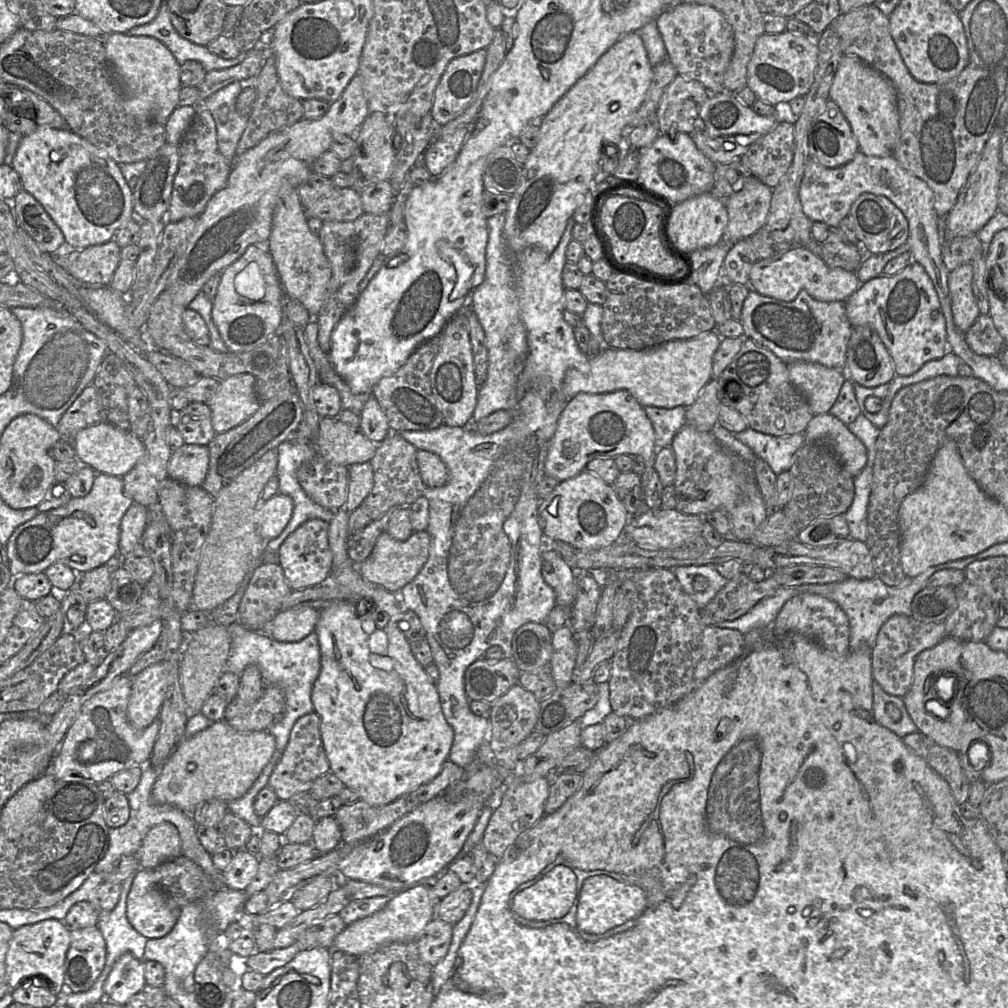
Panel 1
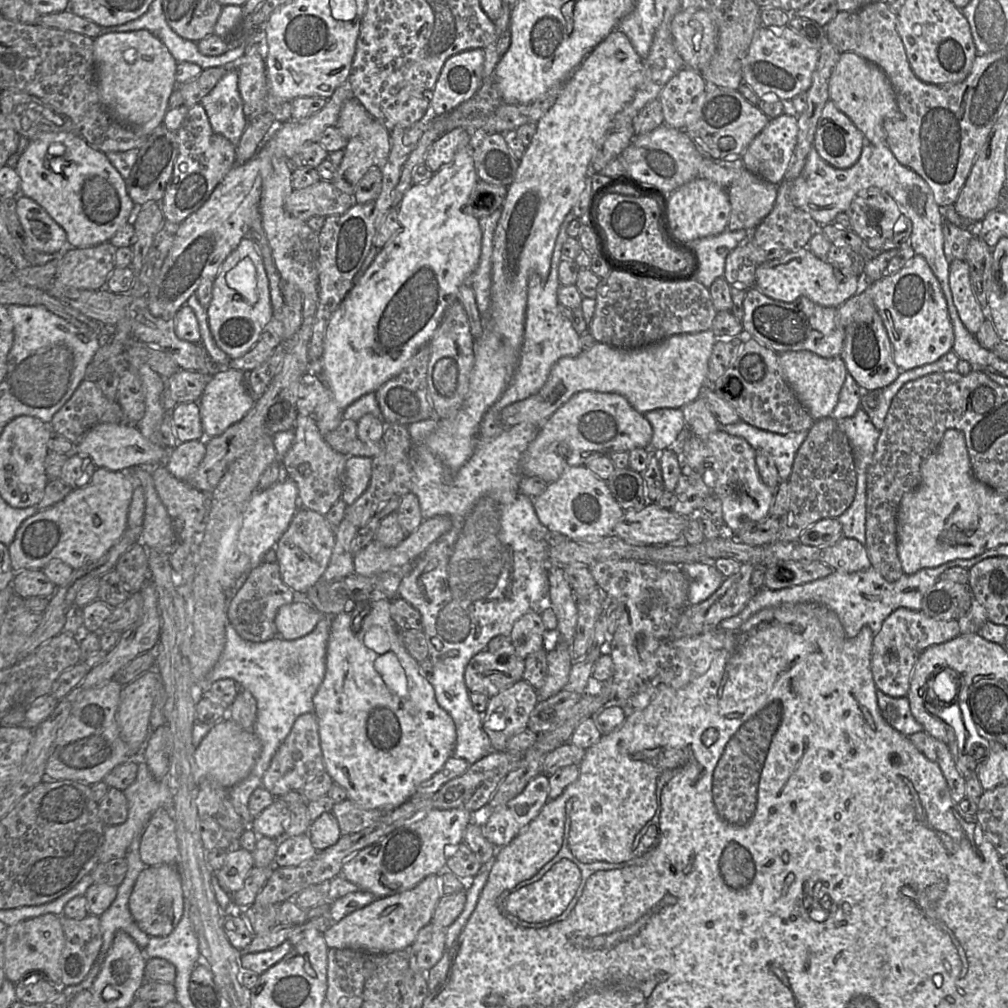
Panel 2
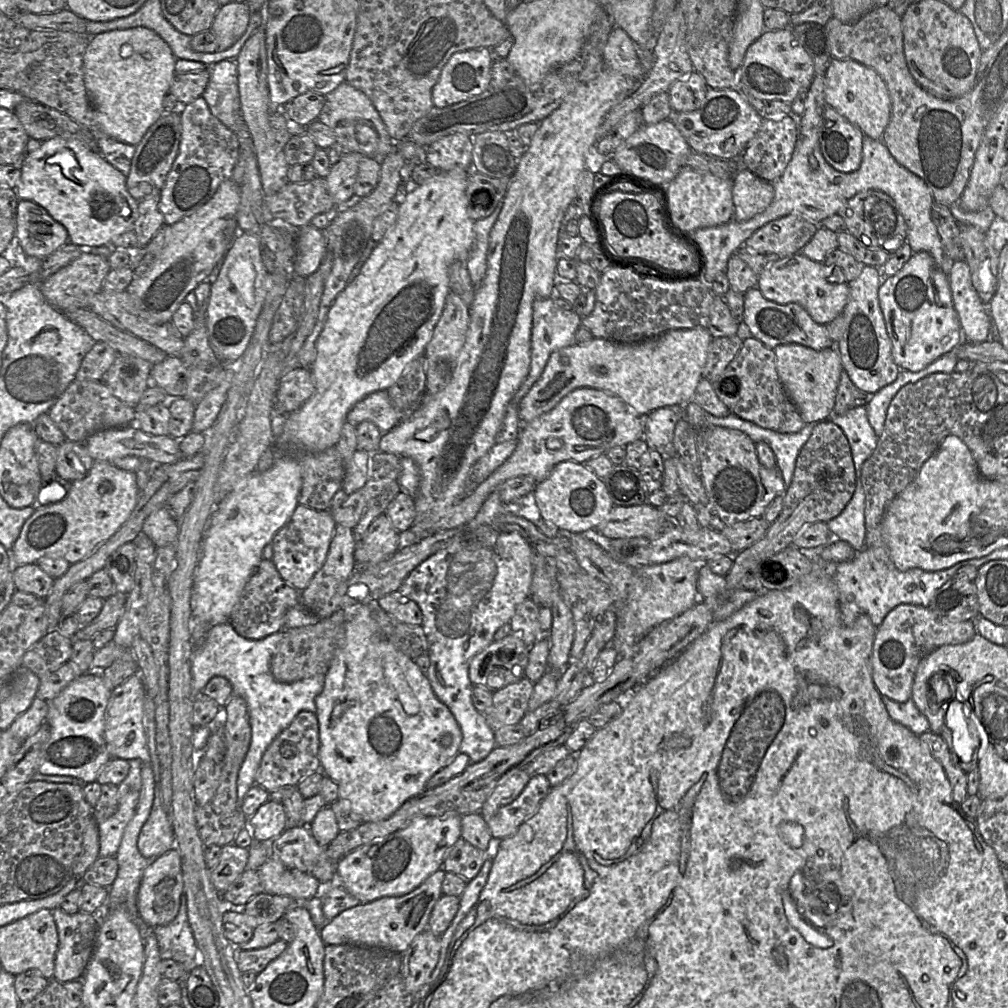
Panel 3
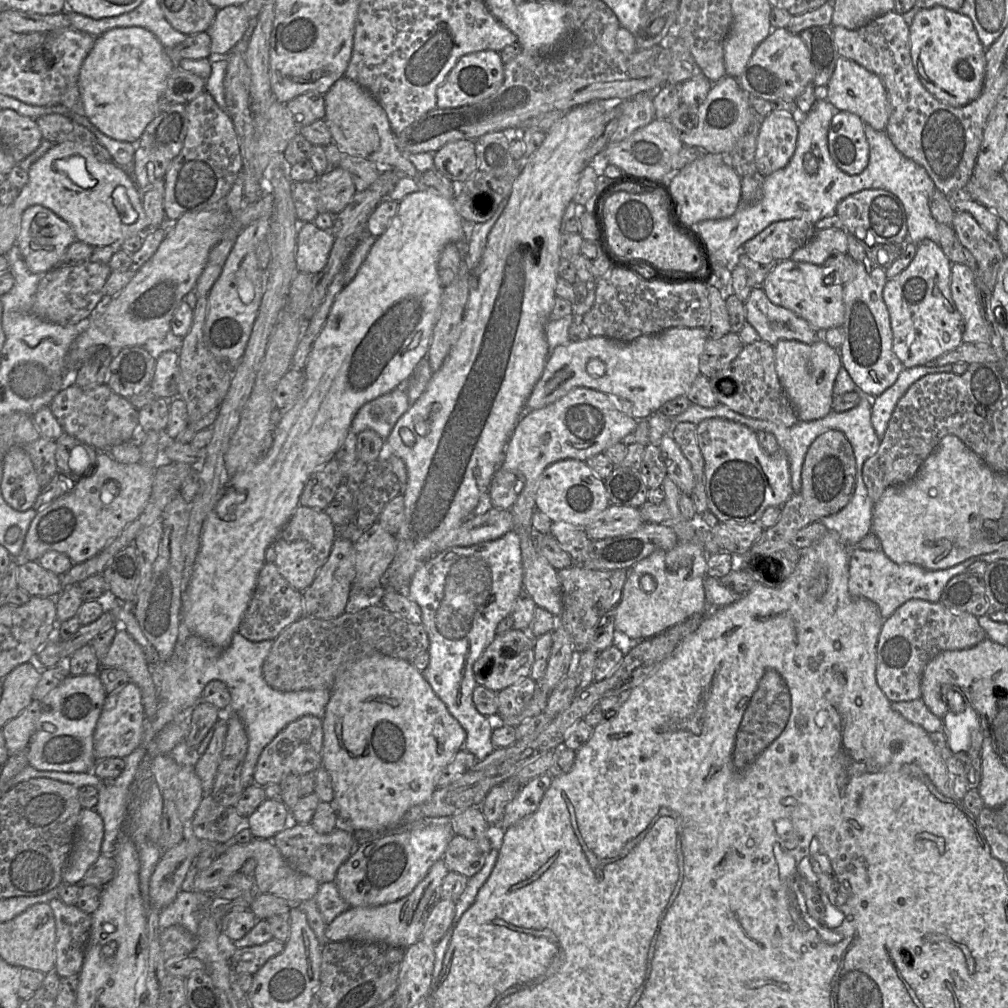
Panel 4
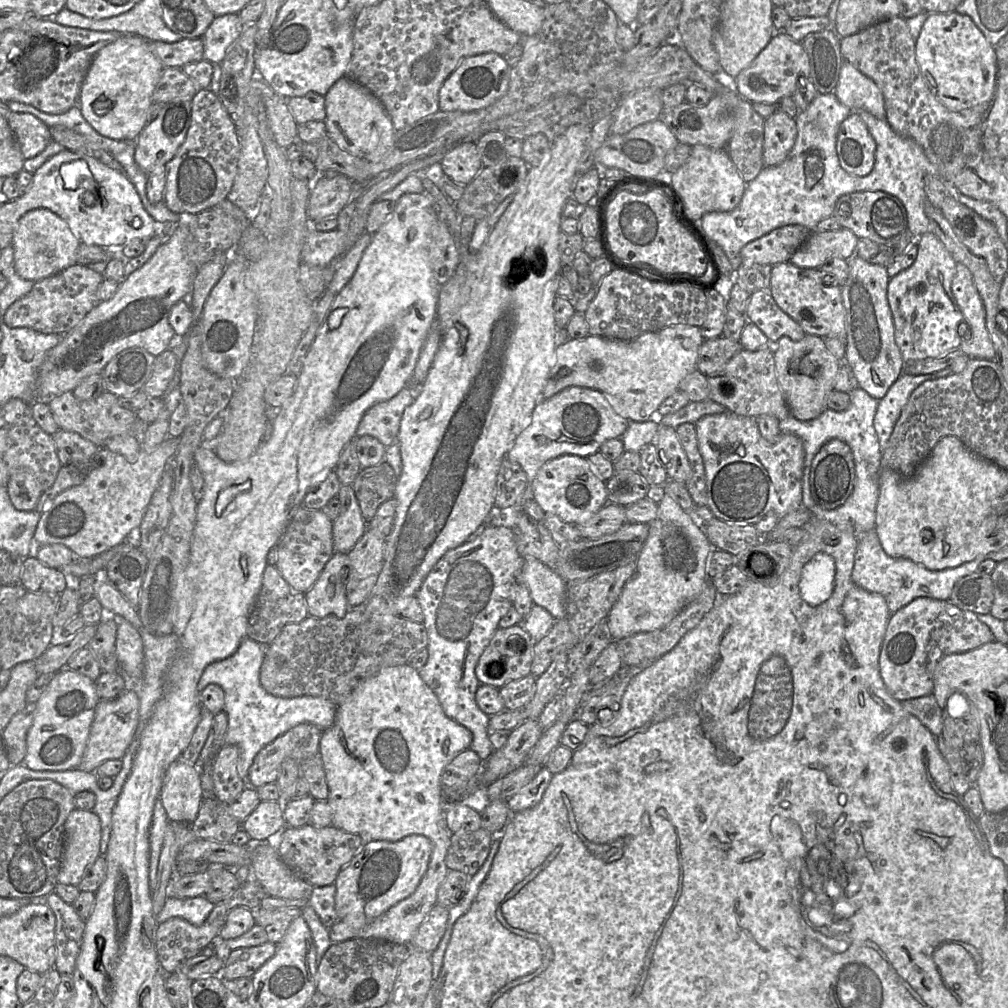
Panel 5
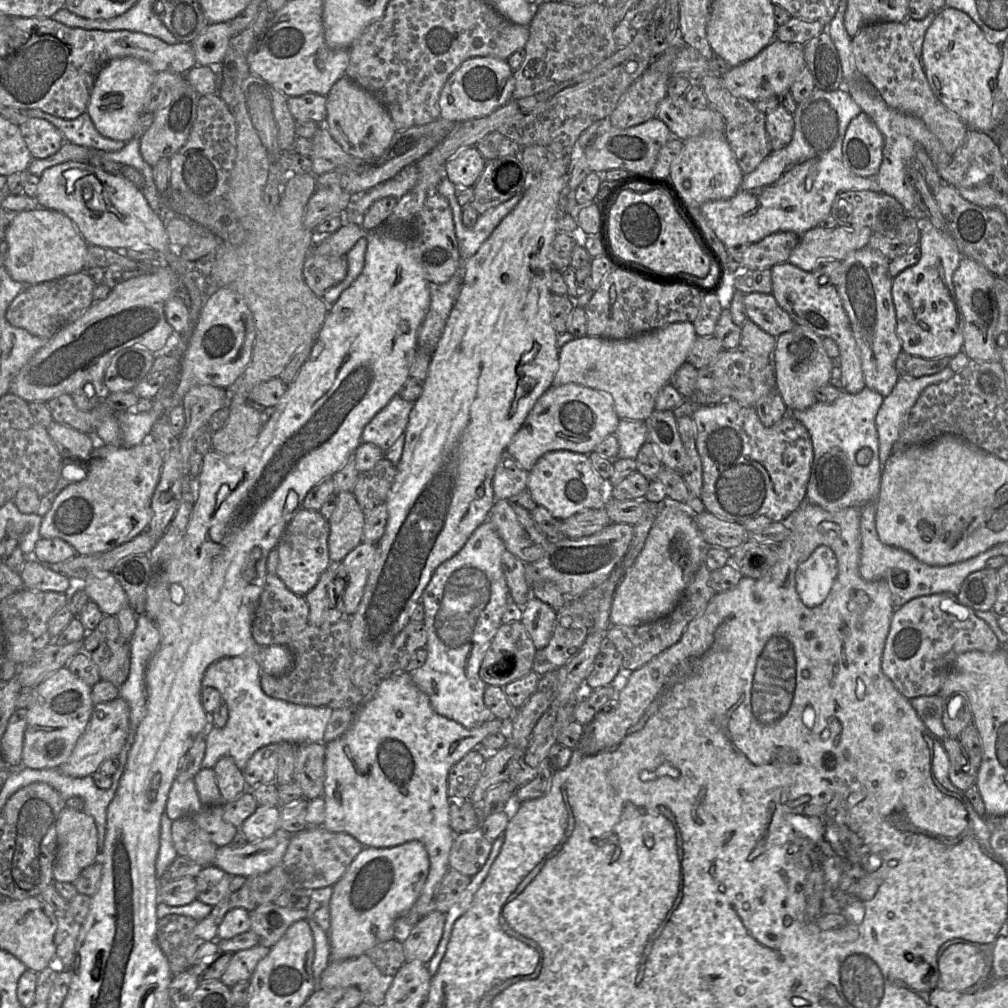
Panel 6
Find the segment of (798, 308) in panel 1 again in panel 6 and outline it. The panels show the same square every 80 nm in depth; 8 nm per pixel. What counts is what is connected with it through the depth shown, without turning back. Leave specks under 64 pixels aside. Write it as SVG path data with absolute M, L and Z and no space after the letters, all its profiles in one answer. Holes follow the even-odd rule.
M744 294L743 301L748 319L776 338L784 332L791 331L796 325L772 294Z

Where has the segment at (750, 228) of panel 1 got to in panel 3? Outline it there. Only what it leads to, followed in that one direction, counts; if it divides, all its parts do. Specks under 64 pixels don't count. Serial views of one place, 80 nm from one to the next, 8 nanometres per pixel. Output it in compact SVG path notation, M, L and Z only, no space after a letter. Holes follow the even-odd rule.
M748 168L737 171L733 177L732 196L734 215L732 219L748 221L763 212L774 199L774 187Z

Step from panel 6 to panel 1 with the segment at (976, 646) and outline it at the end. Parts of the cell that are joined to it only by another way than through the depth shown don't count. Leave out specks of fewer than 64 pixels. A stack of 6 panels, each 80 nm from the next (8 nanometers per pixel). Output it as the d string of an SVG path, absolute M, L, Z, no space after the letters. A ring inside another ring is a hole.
M893 615L881 627L872 649L872 674L885 692L903 697L909 691L916 657L947 637L944 622L920 622L911 616Z

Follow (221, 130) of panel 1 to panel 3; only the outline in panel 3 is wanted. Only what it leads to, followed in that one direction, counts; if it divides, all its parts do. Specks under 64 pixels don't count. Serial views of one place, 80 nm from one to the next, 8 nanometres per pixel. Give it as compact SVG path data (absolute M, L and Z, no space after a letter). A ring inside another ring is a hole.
M223 60L207 67L209 81L201 96L212 115L231 131L236 132L244 122L236 63L232 60Z

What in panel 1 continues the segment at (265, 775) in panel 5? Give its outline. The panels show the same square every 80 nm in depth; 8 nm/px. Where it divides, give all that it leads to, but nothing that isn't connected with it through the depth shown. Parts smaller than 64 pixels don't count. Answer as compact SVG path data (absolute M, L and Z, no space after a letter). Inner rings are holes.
M311 712L294 724L281 758L270 775L268 787L275 792L278 800L288 801L294 795L310 792L314 782L329 771L330 765L320 735L320 718Z

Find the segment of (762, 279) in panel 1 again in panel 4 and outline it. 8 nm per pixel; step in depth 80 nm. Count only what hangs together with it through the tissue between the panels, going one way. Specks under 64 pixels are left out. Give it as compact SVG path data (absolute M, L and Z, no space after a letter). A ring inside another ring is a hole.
M787 259L774 265L761 287L773 304L791 310L815 330L824 332L831 328L842 328L845 318L844 286L824 284L823 277L830 271L824 266Z

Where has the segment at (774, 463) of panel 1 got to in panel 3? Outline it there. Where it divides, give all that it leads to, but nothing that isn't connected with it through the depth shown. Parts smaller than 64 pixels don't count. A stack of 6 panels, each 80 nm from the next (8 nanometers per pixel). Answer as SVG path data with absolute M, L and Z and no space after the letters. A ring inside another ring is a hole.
M733 413L725 417L705 414L705 427L721 426L739 430L747 434L754 443L766 442L775 454L776 466L783 477L786 489L791 484L799 452L810 438L815 424L808 423L796 433L779 433L743 420Z

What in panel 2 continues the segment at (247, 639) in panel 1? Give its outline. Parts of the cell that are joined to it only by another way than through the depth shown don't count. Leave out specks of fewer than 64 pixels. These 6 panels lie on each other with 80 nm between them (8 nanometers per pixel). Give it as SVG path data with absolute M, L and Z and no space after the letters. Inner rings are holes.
M323 615L310 633L295 640L285 640L279 636L275 636L264 642L245 640L236 632L230 622L226 626L224 650L218 662L207 676L207 691L213 682L223 678L229 678L233 679L241 689L248 690L256 700L257 714L253 732L260 739L262 749L250 774L243 781L229 789L229 797L235 811L248 826L250 826L253 820L248 809L250 796L255 789L262 786L263 775L268 769L272 757L290 733L296 719L302 714L314 712L313 697L321 685L326 672L326 650L331 620L332 618L330 616Z

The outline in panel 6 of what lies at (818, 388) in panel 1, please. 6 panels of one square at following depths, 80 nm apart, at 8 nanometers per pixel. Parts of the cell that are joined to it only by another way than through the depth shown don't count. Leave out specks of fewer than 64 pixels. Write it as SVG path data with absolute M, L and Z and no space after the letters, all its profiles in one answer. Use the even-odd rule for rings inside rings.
M796 324L791 331L784 332L776 338L772 363L777 390L789 413L794 410L807 410L817 402L815 392L831 382L837 360L827 355L820 336L806 326Z

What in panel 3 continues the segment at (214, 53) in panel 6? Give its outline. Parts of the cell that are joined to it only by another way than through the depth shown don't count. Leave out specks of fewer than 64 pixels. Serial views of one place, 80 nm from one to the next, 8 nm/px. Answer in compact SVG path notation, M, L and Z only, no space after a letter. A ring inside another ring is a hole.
M231 2L220 6L210 31L215 36L218 51L231 47L246 31L250 11L246 2Z

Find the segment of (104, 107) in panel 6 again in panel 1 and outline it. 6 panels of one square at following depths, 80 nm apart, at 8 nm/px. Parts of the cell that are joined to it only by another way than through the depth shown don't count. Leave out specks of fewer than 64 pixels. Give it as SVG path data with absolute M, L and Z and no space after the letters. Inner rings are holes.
M111 33L105 46L106 57L121 90L124 110L140 122L165 125L172 111L178 106L182 87L177 62L169 49L151 36L129 36Z

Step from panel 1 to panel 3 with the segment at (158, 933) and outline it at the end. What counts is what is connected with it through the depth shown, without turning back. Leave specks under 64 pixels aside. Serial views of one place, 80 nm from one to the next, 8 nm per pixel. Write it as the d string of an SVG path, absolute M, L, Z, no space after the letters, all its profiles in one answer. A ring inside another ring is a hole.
M173 848L151 861L143 873L137 892L137 909L140 917L152 928L168 924L178 914L182 893L181 857L177 848Z

